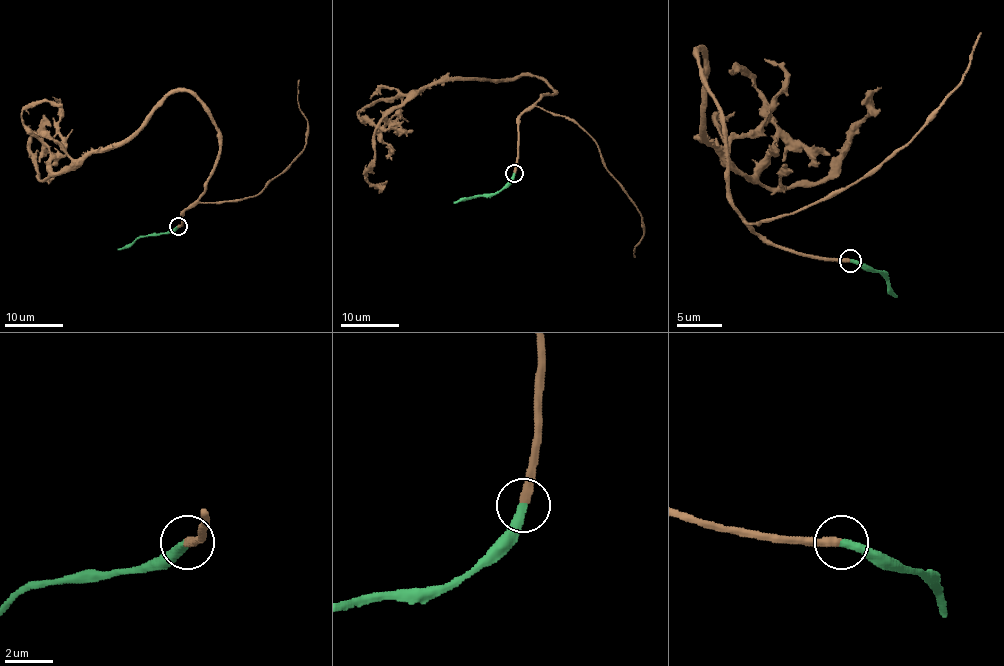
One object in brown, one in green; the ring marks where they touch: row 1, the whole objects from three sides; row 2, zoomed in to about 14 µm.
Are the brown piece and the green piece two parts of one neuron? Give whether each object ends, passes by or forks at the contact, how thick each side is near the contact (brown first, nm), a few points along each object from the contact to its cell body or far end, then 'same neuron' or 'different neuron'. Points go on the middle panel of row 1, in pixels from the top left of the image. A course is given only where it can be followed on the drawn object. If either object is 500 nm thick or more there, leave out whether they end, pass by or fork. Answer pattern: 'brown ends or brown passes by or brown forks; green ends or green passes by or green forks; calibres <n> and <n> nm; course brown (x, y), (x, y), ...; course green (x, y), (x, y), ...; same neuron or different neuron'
brown ends; green ends; calibres 380 and 360 nm; course brown (514, 172), (518, 121), (554, 92), (528, 76), (445, 79), (381, 121), (366, 169), (379, 193); course green (514, 174), (498, 191), (454, 203); same neuron

